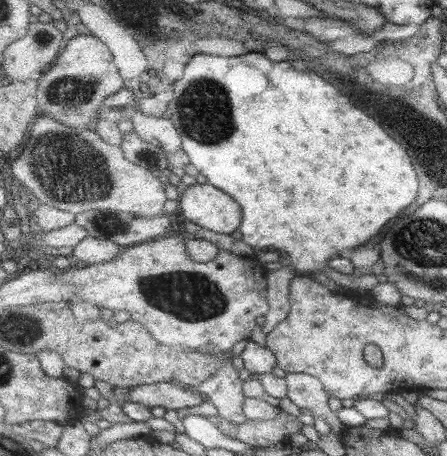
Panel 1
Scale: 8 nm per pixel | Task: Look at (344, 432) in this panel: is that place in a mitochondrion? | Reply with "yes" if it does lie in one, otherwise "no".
no

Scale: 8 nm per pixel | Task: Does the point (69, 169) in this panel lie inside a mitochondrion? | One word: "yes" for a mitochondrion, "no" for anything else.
yes

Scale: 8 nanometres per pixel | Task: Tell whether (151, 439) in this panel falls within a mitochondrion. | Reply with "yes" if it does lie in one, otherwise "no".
no

